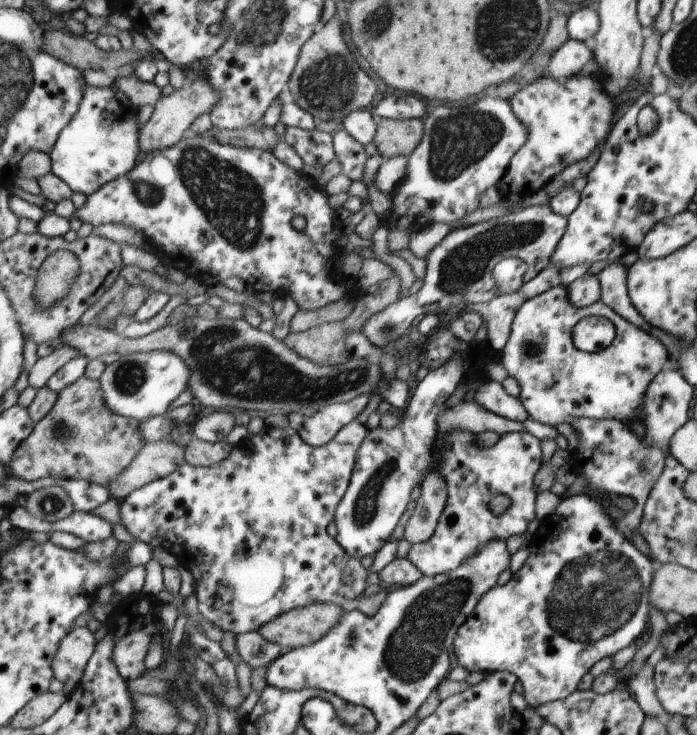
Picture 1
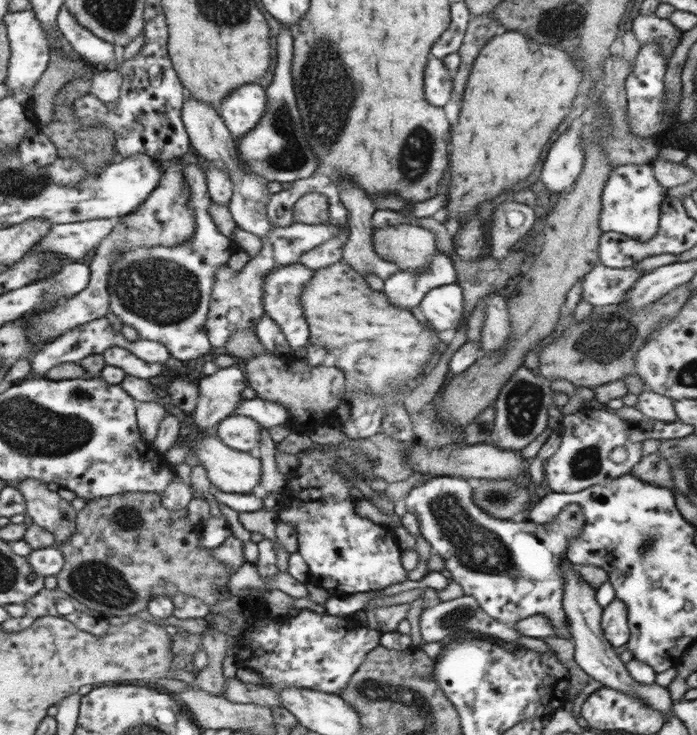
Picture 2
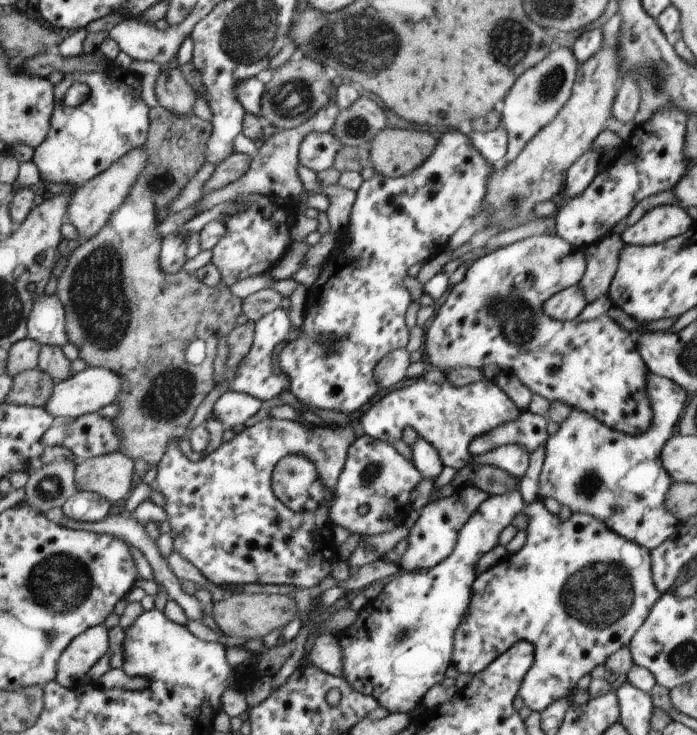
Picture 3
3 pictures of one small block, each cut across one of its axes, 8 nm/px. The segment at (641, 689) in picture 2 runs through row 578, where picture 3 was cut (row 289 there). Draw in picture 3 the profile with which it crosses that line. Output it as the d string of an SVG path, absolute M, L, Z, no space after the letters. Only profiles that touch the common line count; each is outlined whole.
M579 284L557 292L544 303L543 309L549 317L559 321L574 321L587 307L586 295Z

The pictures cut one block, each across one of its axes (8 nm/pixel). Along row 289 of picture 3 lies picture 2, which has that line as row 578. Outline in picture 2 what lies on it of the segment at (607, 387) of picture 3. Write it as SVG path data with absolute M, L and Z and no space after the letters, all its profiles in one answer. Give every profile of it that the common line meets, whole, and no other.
M446 475L433 476L430 480L416 484L406 496L406 509L416 517L422 536L435 550L435 554L444 559L452 582L460 584L464 595L473 596L490 617L506 627L514 627L530 616L546 616L555 627L556 637L572 640L563 605L564 575L560 567L567 560L571 540L580 536L581 528L586 523L580 506L572 503L550 524L536 524L528 520L499 520L484 513L474 502L472 486L466 479Z

